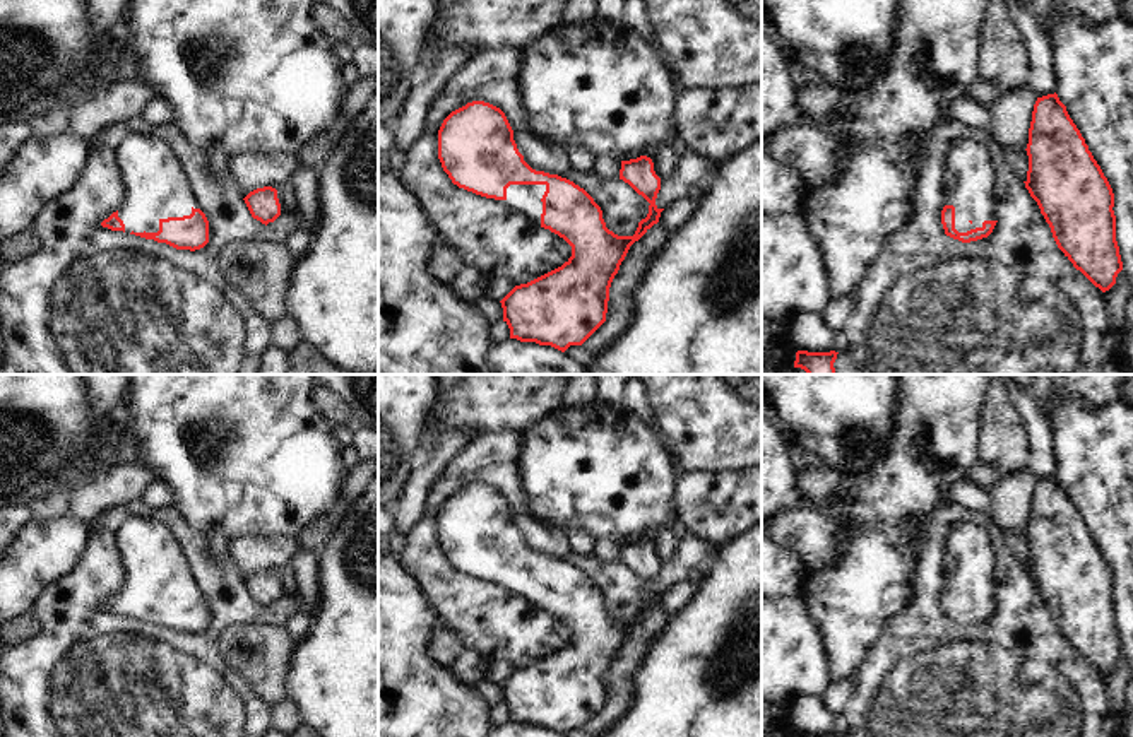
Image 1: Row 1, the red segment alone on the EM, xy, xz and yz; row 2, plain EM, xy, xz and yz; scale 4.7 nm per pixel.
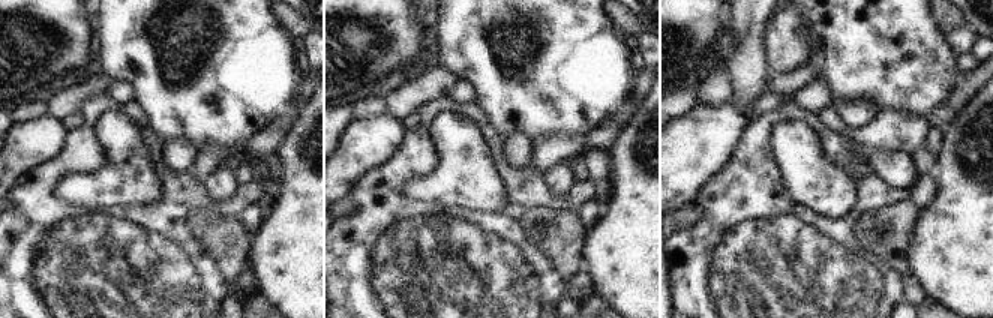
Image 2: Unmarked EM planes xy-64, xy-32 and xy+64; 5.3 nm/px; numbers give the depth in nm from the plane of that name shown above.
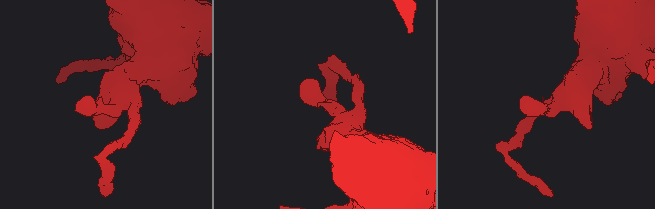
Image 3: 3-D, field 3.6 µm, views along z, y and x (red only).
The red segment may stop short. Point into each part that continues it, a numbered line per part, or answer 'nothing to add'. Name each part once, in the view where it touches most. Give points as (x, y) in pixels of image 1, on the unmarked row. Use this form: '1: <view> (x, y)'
1: xz (526, 582)

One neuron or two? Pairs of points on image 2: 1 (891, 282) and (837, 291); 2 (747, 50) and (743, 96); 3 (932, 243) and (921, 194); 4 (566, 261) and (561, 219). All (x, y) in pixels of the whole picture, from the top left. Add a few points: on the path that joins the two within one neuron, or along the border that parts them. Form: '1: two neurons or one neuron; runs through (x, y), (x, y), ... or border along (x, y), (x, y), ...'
1: one neuron; runs through (878, 290), (851, 291)
2: one neuron; runs through (747, 62), (747, 84)
3: two neurons; border along (936, 183), (933, 197), (920, 210)
4: one neuron; runs through (567, 251), (567, 230)

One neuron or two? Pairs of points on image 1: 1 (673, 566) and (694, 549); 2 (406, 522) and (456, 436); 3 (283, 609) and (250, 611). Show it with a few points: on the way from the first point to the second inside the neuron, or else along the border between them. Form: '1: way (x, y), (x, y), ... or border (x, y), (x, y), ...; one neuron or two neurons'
1: way (678, 565), (688, 554); one neuron
2: way (411, 501), (418, 481), (438, 457); one neuron
3: way (274, 613), (259, 613); one neuron

